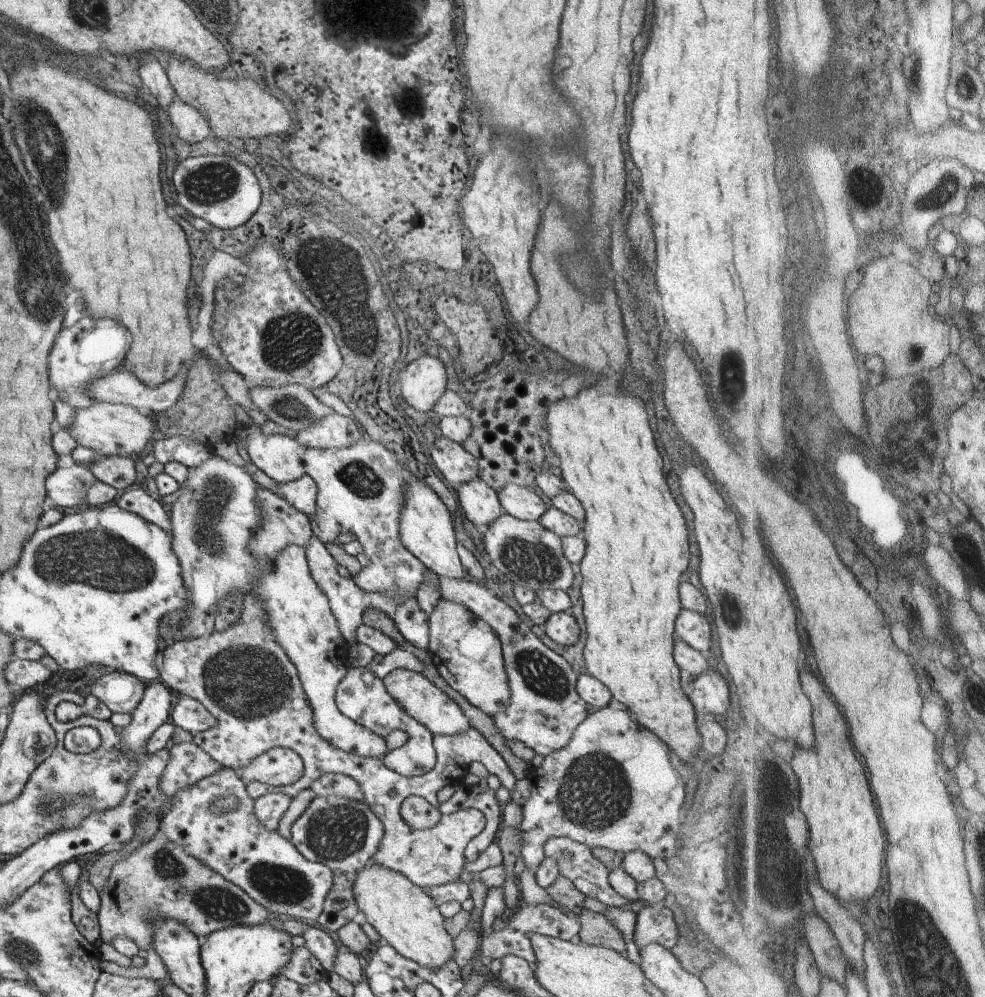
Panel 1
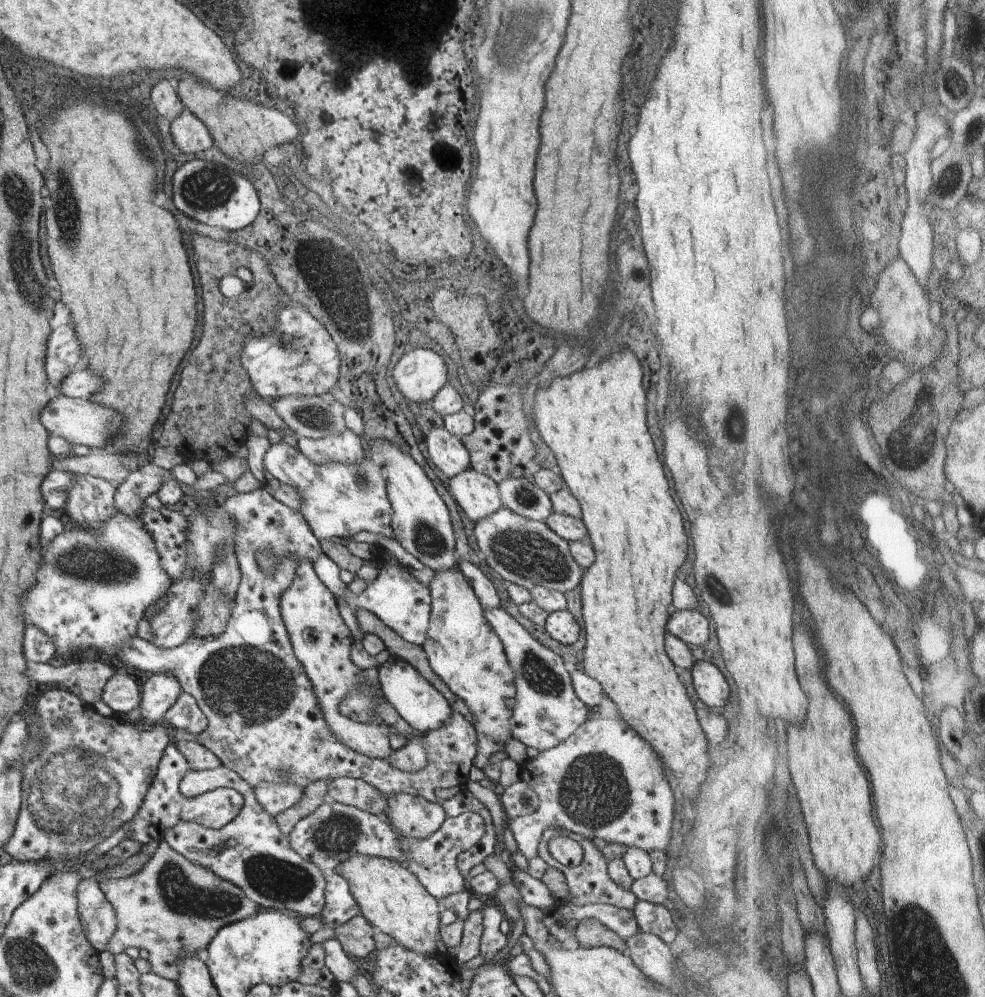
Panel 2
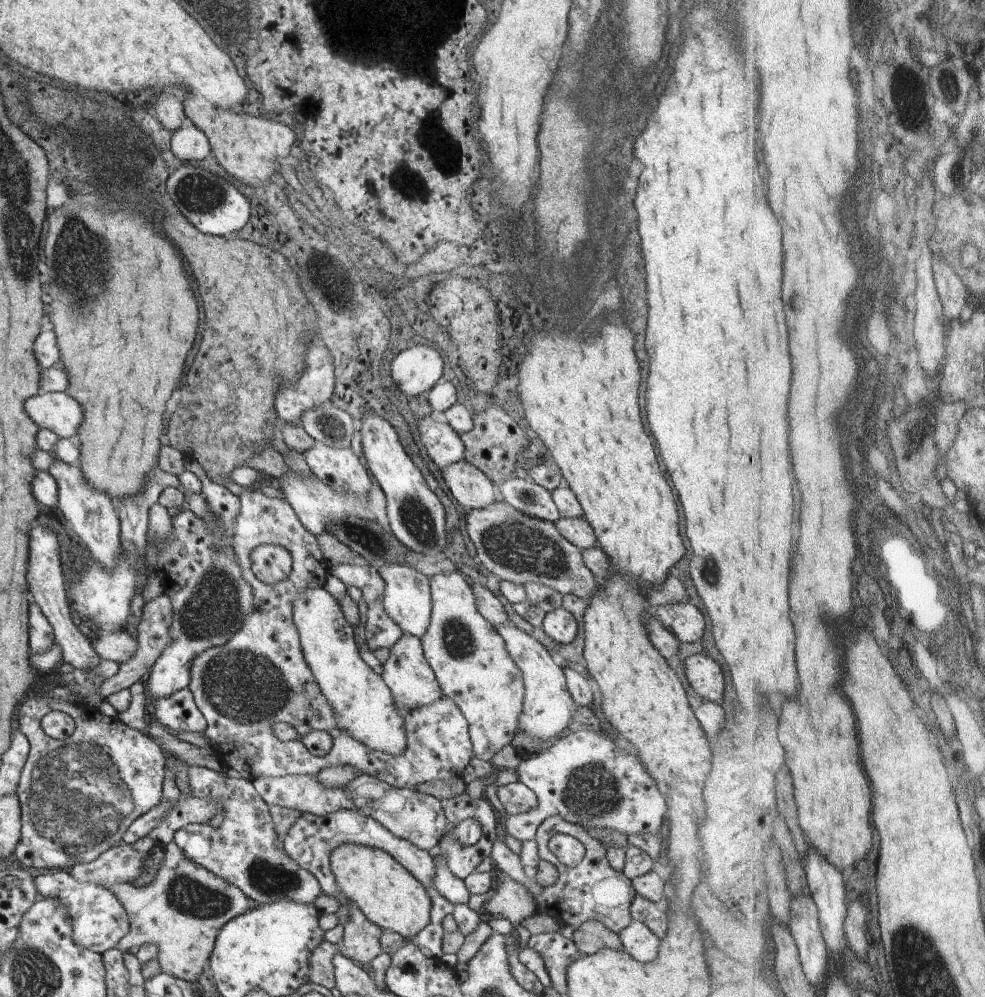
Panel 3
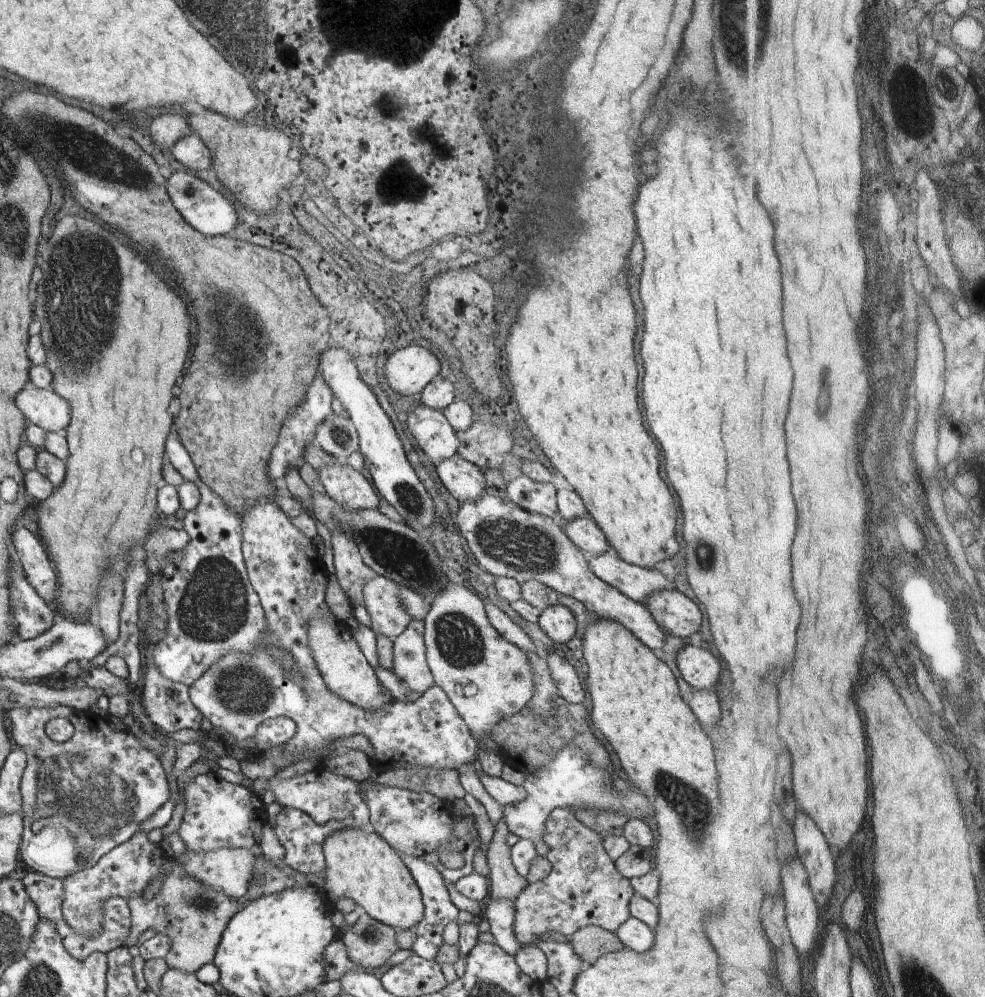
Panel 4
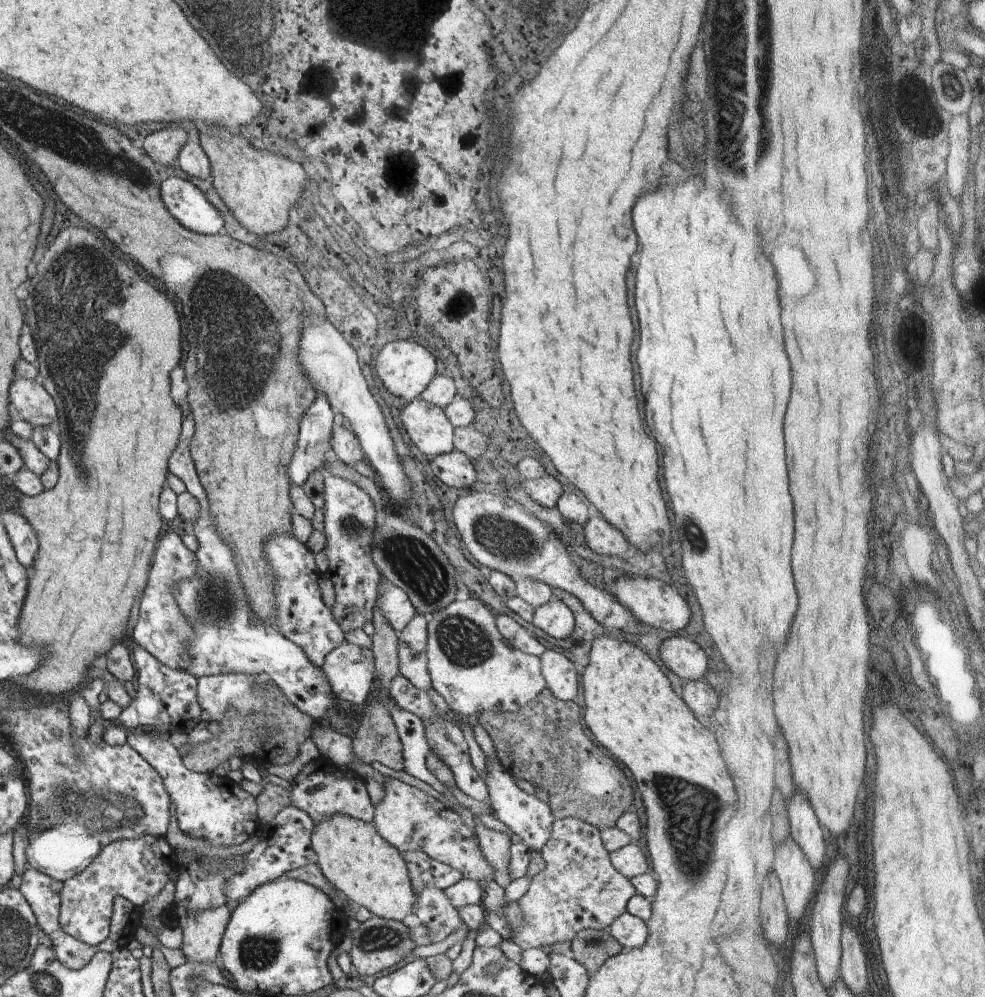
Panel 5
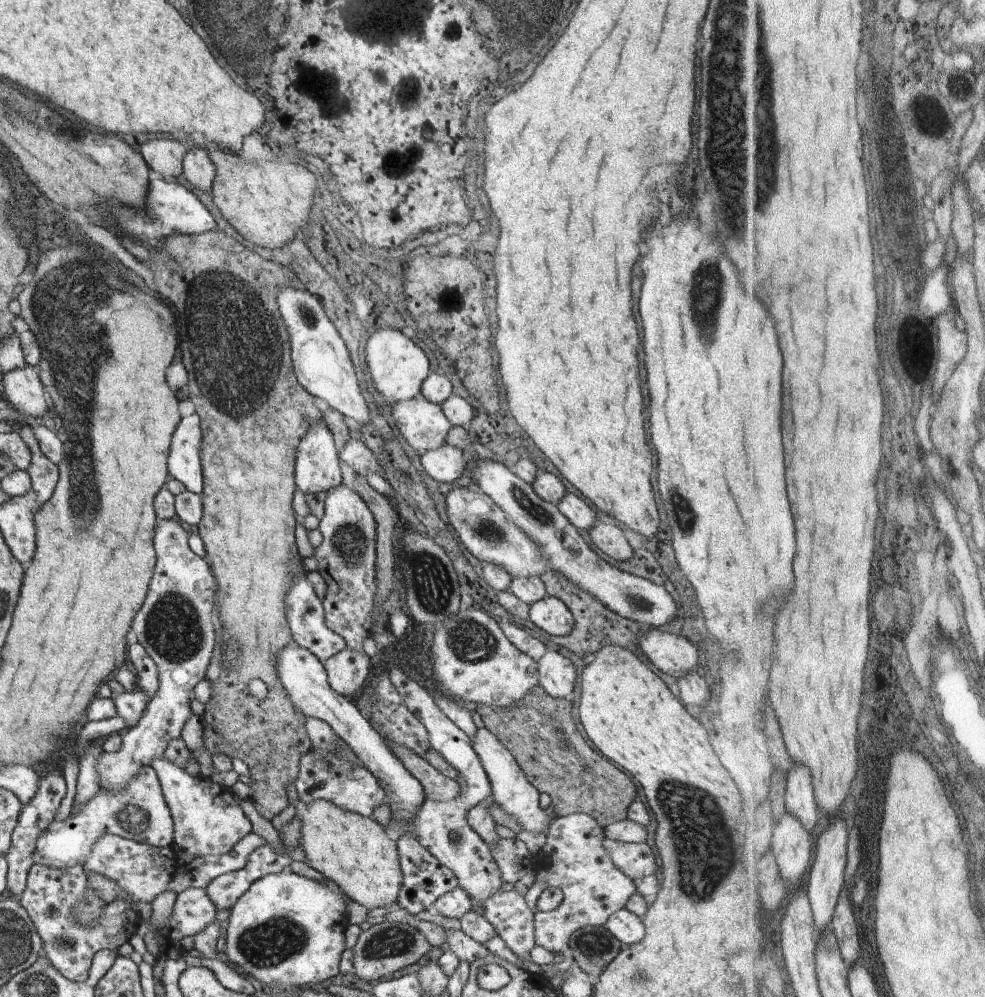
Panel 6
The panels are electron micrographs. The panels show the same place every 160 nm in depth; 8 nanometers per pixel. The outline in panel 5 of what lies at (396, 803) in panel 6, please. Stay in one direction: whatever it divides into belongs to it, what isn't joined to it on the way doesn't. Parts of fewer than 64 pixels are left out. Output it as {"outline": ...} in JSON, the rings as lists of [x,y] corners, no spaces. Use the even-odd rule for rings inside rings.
{"outline":[[[188,415],[181,424],[179,441],[175,451],[170,455],[168,468],[174,476],[184,482],[192,496],[199,500],[202,510],[194,522],[195,536],[199,540],[199,548],[195,553],[199,562],[196,576],[192,580],[177,583],[175,588],[177,603],[184,616],[193,622],[195,630],[195,636],[187,647],[189,664],[184,670],[197,679],[226,673],[265,673],[274,680],[297,712],[306,713],[316,722],[330,724],[332,728],[353,740],[357,724],[349,711],[339,709],[339,700],[334,696],[322,668],[310,662],[306,653],[280,633],[274,625],[260,621],[247,603],[247,596],[233,559],[234,554],[227,542],[216,532],[209,513],[207,494],[193,463],[189,446],[194,433],[195,420]]]}

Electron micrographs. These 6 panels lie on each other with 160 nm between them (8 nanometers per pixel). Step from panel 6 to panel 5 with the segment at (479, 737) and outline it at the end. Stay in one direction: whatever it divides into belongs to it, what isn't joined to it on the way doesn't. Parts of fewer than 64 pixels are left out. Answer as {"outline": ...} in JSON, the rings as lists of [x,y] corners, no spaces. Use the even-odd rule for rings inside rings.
{"outline":[[[496,757],[487,759],[486,768],[485,781],[489,788],[489,802],[494,816],[506,824],[513,834],[518,834],[531,851],[540,852],[552,832],[554,816],[551,805],[548,801],[540,800],[539,797],[532,796],[521,789],[511,773]]]}

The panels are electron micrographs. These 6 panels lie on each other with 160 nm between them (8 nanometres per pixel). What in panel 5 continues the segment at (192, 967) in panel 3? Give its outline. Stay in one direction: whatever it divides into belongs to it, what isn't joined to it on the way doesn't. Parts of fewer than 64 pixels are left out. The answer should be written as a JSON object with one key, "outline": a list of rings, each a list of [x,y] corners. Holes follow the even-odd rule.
{"outline":[[[224,905],[204,911],[177,909],[176,918],[183,932],[180,949],[188,961],[215,962],[230,915],[230,910]]]}

